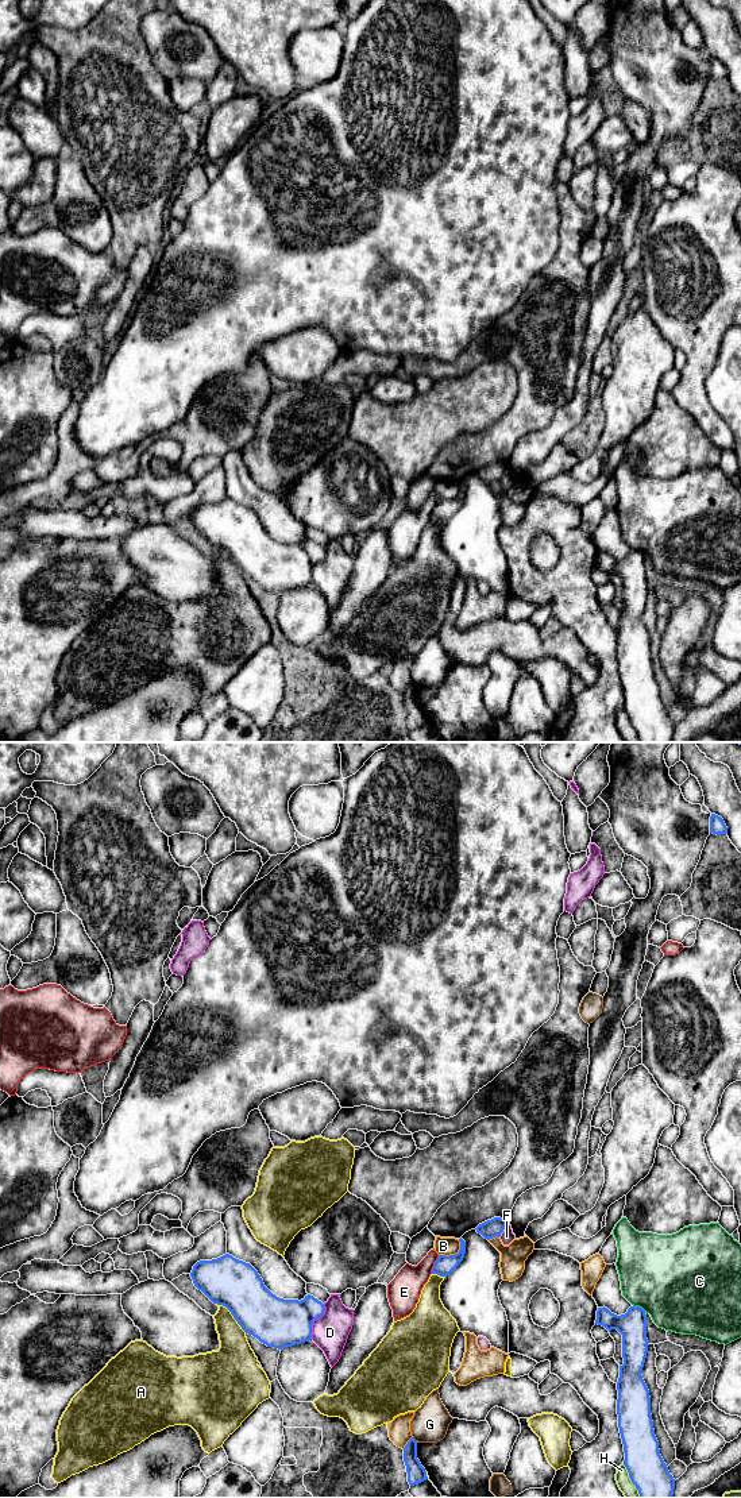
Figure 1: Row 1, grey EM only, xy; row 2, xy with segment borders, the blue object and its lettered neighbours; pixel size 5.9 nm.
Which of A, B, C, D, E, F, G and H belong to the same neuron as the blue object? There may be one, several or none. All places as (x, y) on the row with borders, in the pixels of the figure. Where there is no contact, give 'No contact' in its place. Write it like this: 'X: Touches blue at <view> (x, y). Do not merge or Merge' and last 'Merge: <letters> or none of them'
A: Touches blue at xy (232, 1315). Do not merge
B: Touches blue at xy (455, 1254). Do not merge
C: Touches blue at xy (639, 1307). Do not merge
D: Touches blue at xy (313, 1320). Do not merge
E: Touches blue at xy (435, 1265). Do not merge
F: Touches blue at xy (504, 1228). Do not merge
G: Touches blue at xy (415, 1440). Do not merge
H: Touches blue at xy (630, 1479). Do not merge
Merge: none of them

